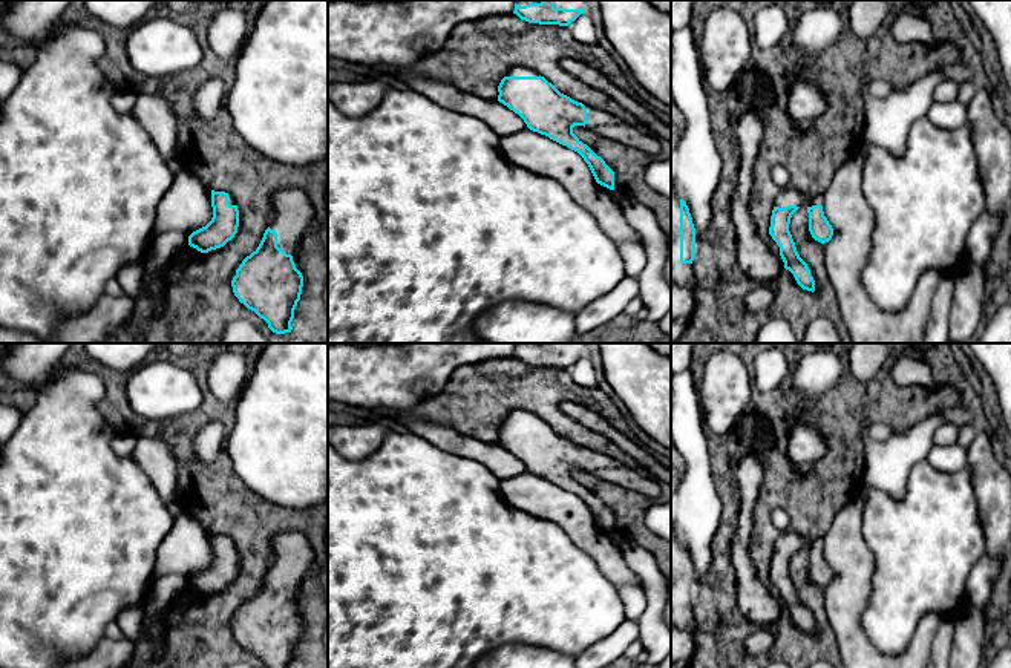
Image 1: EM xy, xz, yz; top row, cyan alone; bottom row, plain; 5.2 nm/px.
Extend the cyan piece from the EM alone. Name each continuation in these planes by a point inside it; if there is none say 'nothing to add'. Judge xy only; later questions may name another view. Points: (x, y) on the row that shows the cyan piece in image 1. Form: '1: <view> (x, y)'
1: xy (294, 212)

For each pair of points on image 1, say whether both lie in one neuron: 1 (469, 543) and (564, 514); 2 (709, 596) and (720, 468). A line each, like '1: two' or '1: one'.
1: two
2: one

